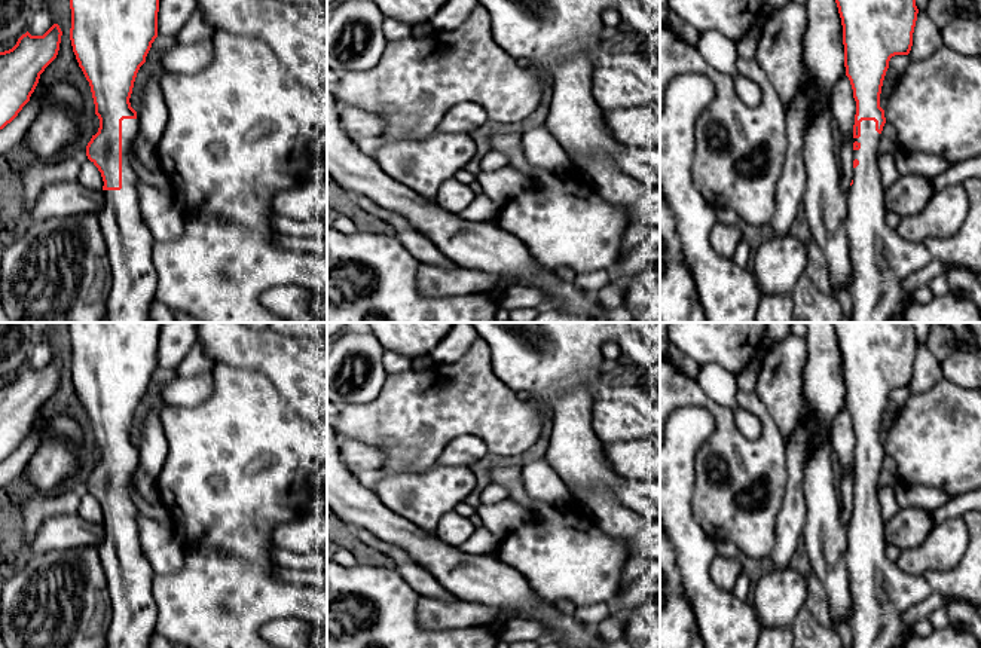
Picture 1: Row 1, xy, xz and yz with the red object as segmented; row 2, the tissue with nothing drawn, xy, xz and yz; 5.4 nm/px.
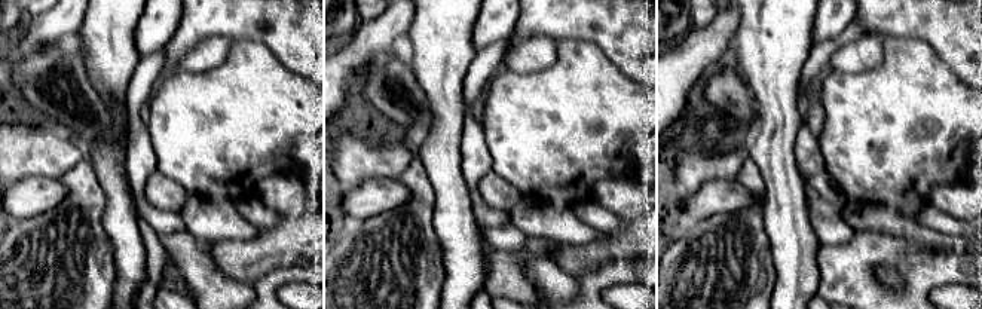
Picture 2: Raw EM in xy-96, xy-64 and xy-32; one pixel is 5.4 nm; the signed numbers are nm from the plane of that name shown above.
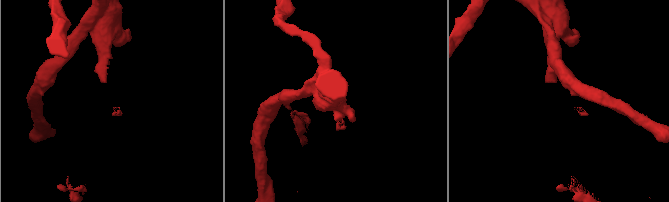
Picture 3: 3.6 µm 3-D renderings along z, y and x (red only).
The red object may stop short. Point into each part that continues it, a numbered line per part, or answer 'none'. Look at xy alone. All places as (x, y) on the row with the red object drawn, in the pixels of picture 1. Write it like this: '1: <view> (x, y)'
1: xy (130, 244)

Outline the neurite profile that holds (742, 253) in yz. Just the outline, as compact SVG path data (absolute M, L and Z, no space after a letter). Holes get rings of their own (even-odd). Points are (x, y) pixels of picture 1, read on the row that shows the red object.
M745 238L740 239L736 251L734 251L734 256L733 256L733 260L742 266L742 268L748 268L749 265L749 256L751 256L751 250L749 250L749 244L746 242Z

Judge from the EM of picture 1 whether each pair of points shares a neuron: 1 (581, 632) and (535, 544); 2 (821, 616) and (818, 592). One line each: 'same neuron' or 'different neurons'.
1: different neurons
2: same neuron

